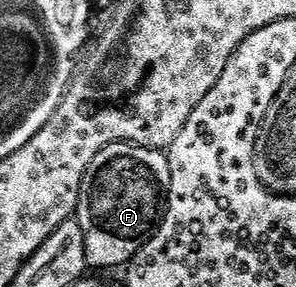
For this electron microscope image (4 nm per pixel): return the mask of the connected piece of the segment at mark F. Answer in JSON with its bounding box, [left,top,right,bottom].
[76,143,170,268]

